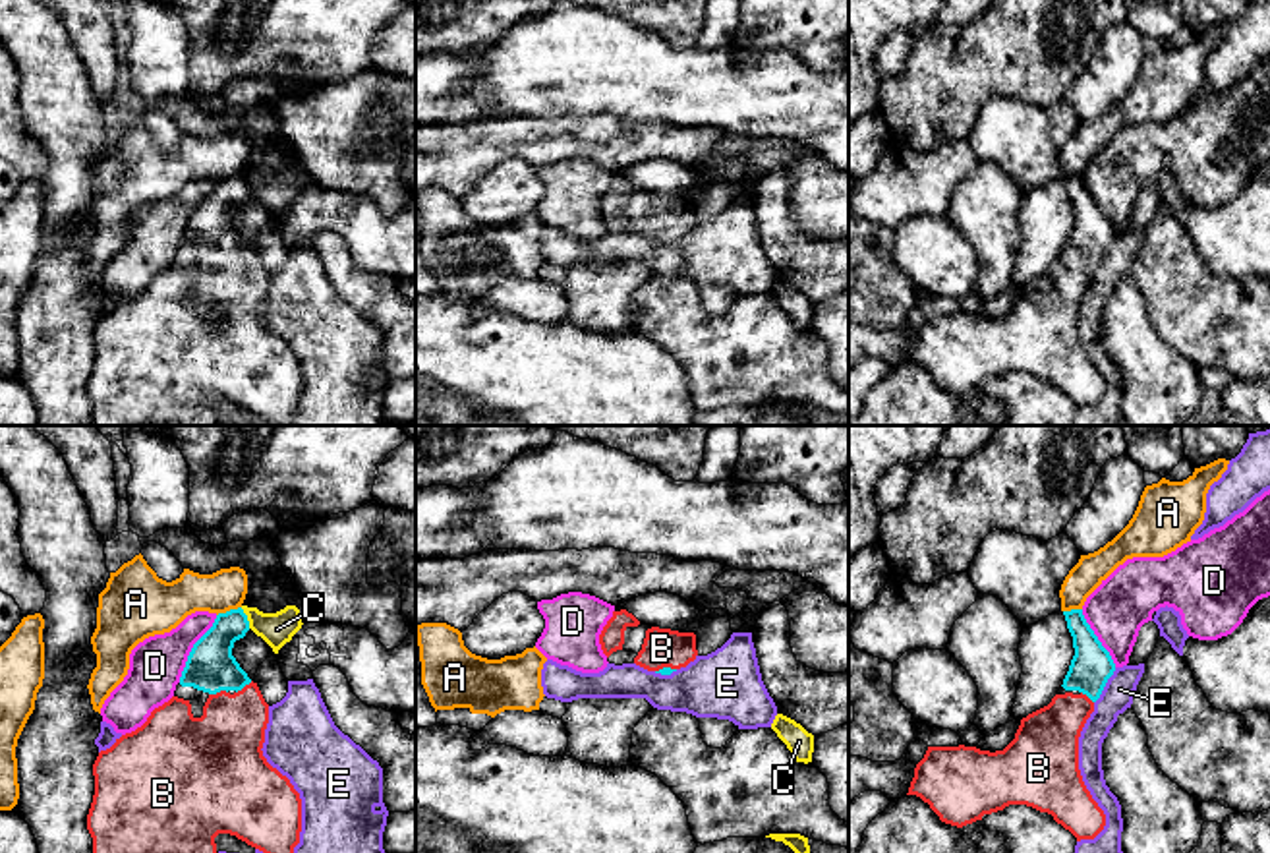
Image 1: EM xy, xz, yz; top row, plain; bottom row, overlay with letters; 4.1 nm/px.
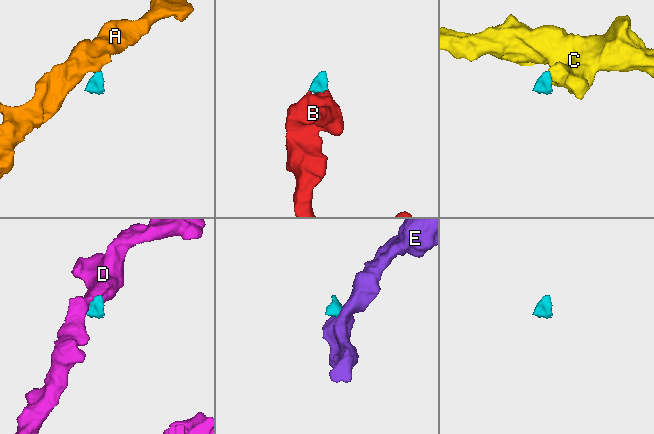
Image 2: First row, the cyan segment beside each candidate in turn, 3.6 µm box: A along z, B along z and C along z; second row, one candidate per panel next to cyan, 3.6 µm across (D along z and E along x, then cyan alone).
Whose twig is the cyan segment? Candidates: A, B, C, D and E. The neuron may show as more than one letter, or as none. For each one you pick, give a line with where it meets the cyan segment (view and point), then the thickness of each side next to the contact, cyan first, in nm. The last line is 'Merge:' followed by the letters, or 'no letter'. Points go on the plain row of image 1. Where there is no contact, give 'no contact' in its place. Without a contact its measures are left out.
B: contact xy (217, 258); calibres 200 and 340 nm
Merge: B

